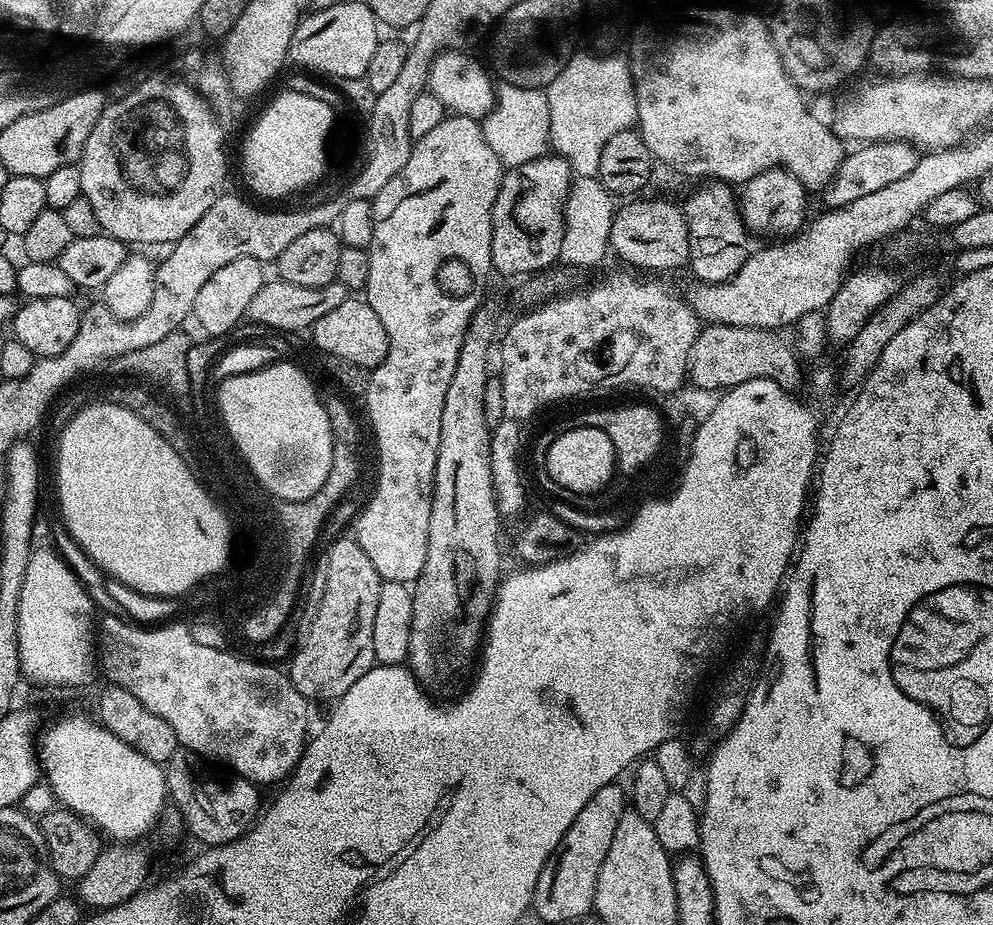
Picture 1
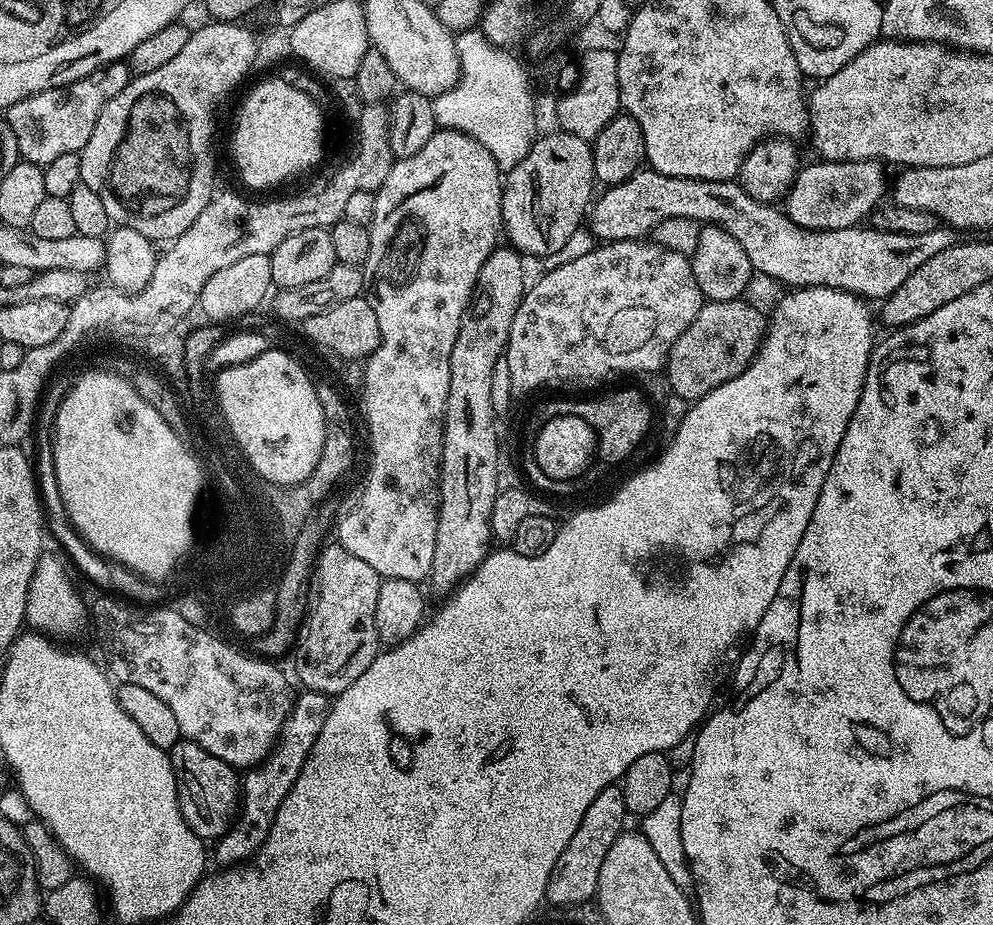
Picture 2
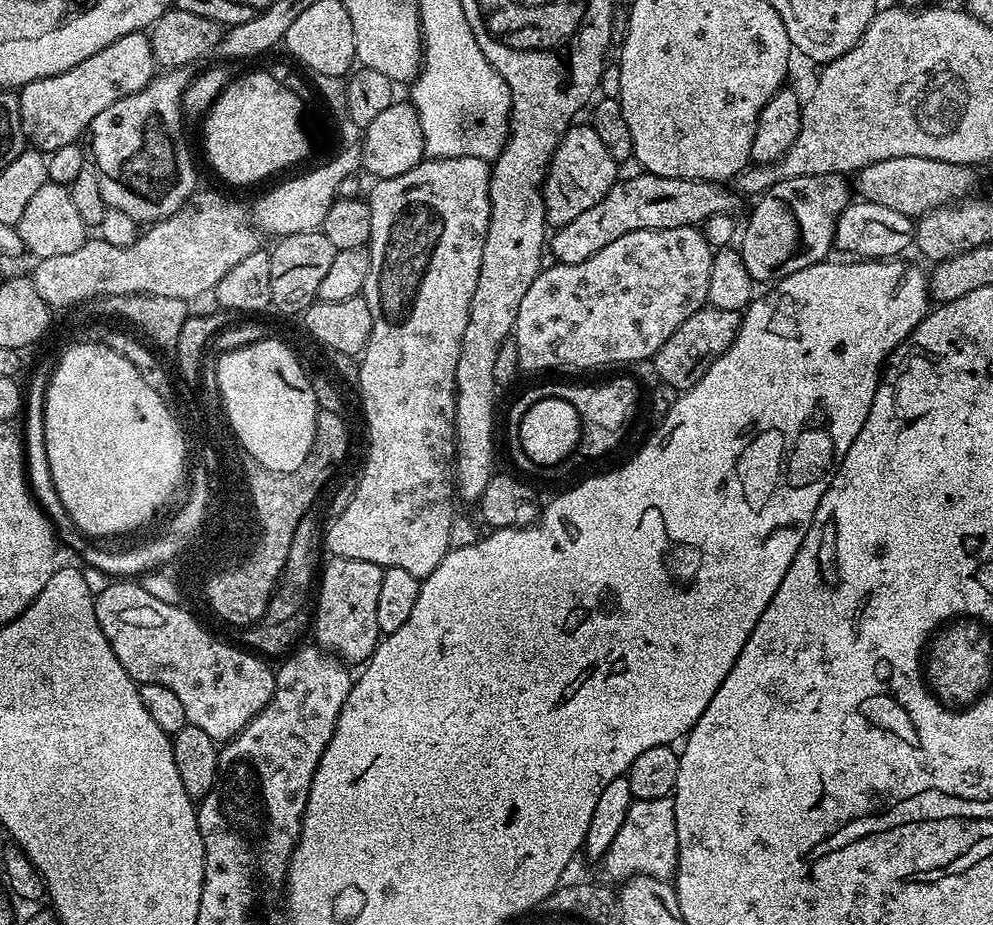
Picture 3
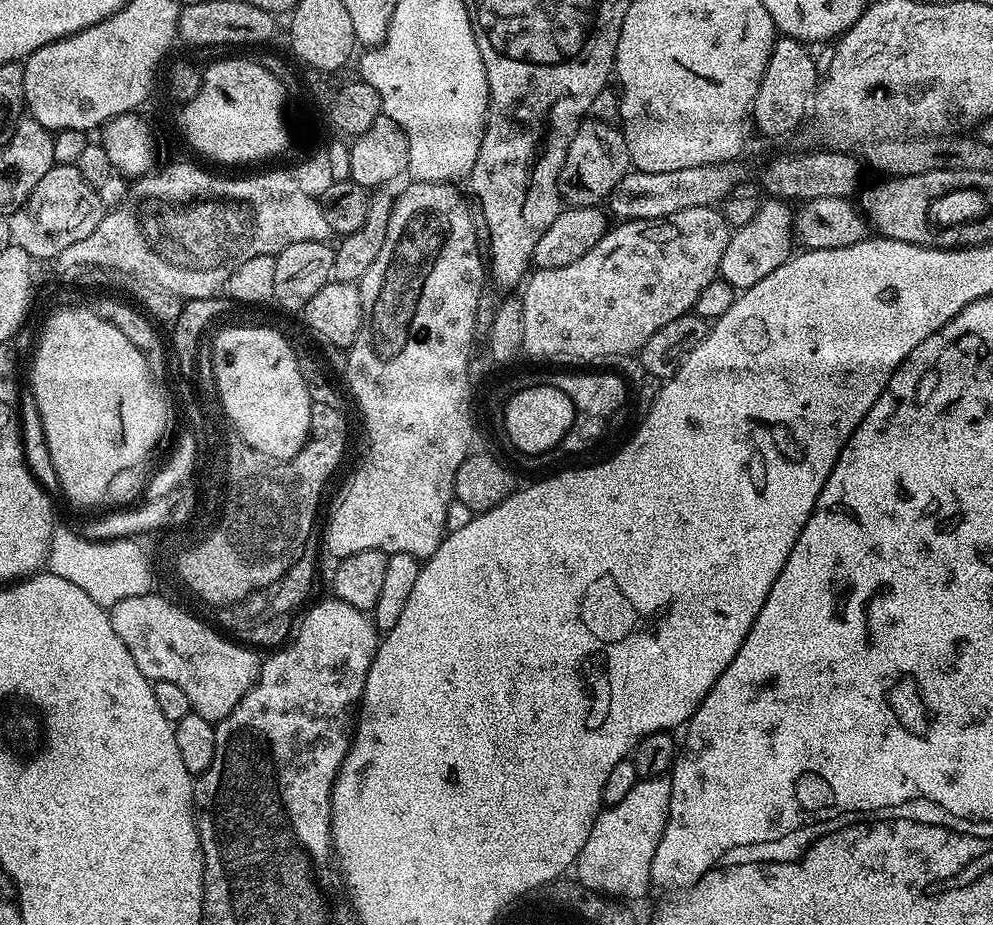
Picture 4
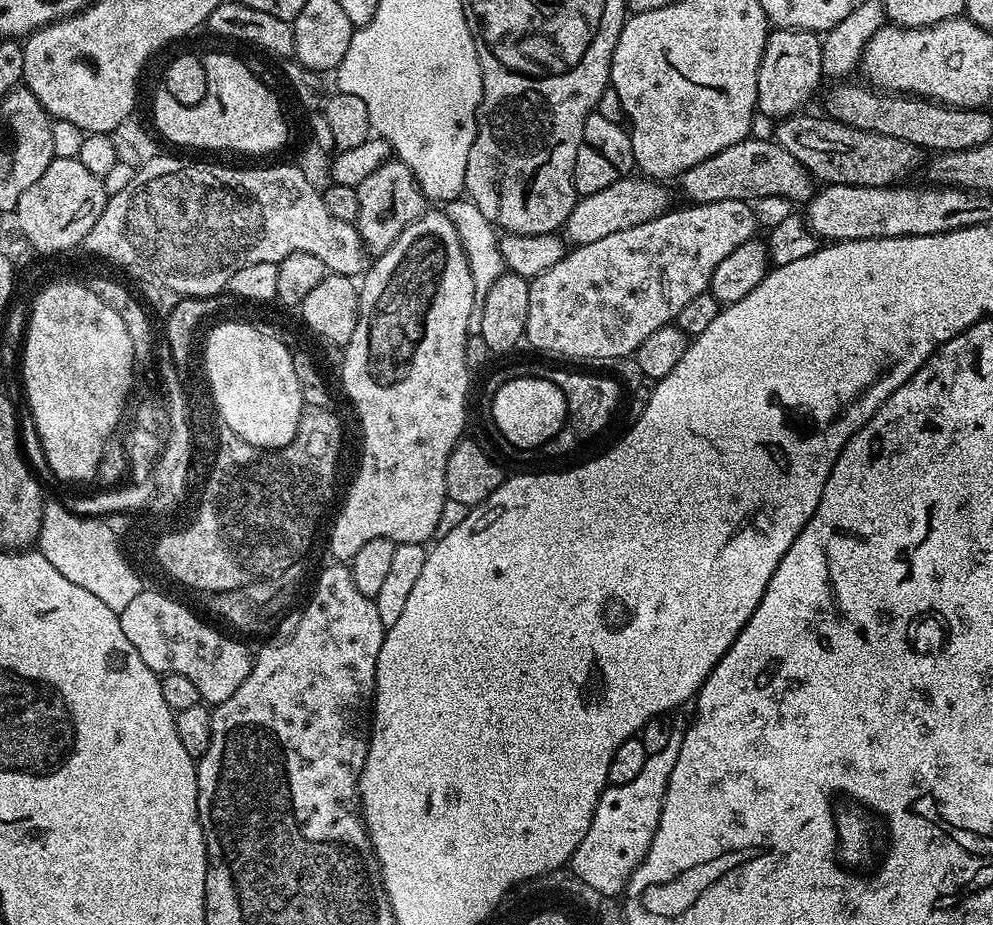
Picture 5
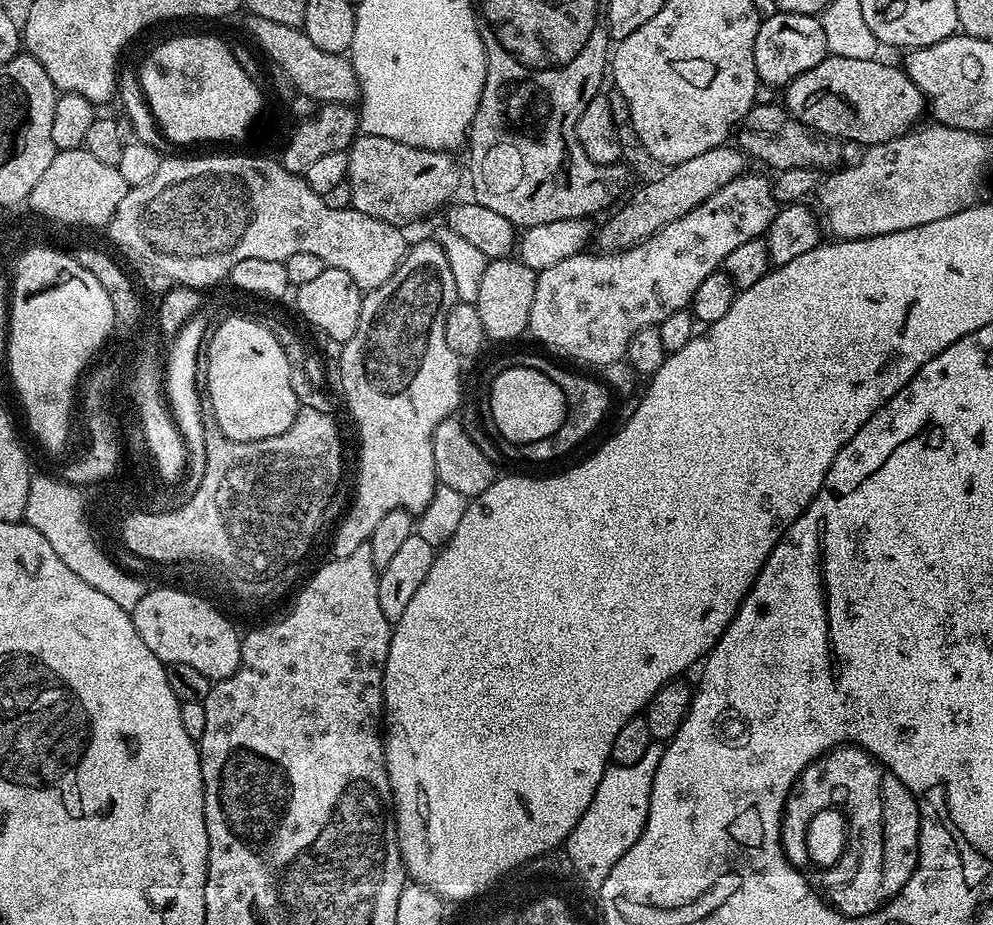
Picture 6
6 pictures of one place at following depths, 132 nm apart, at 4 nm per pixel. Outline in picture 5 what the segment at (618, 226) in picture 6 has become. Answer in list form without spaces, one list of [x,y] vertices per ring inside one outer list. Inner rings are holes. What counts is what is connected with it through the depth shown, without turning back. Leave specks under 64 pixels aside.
[[[749,138],[734,146],[726,146],[718,154],[690,166],[690,170],[680,173],[680,188],[684,191],[685,201],[693,204],[726,202],[727,200],[752,201],[754,198],[777,196],[791,200],[793,205],[804,206],[814,195],[814,177],[797,158],[788,154],[782,145],[768,140]]]

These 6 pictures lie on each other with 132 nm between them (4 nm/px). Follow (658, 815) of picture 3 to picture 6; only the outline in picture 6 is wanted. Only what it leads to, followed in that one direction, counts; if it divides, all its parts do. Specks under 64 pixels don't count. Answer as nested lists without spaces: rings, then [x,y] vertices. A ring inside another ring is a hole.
[[[653,742],[633,764],[609,763],[602,774],[602,782],[598,782],[598,790],[594,790],[594,798],[582,814],[578,826],[574,826],[572,835],[566,841],[566,858],[574,858],[574,865],[582,872],[582,877],[589,884],[600,884],[604,874],[608,872],[612,862],[626,854],[634,842],[642,834],[646,826],[646,818],[650,810],[650,790],[654,786],[654,774],[658,770],[658,762],[662,762],[665,745]]]

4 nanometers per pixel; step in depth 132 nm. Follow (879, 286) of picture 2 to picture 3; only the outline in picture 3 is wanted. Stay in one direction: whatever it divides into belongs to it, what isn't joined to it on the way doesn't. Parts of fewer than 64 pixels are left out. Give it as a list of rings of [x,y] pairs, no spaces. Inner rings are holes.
[[[639,175],[629,180],[621,179],[608,191],[606,198],[602,198],[602,202],[594,202],[594,206],[578,214],[574,222],[566,222],[555,229],[550,236],[551,255],[553,252],[555,259],[562,264],[586,262],[586,258],[598,254],[602,246],[610,246],[614,238],[622,238],[622,234],[630,234],[634,230],[678,226],[691,228],[703,225],[710,214],[722,216],[735,213],[737,193],[727,192],[723,183]]]

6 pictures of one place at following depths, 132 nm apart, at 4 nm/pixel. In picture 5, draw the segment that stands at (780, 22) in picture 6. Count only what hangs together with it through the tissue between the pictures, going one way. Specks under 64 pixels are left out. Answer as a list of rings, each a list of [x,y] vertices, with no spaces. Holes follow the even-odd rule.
[[[776,28],[769,31],[768,41],[758,66],[758,94],[756,106],[759,115],[783,118],[799,113],[804,103],[811,98],[824,76],[822,70],[821,37],[800,28]]]

